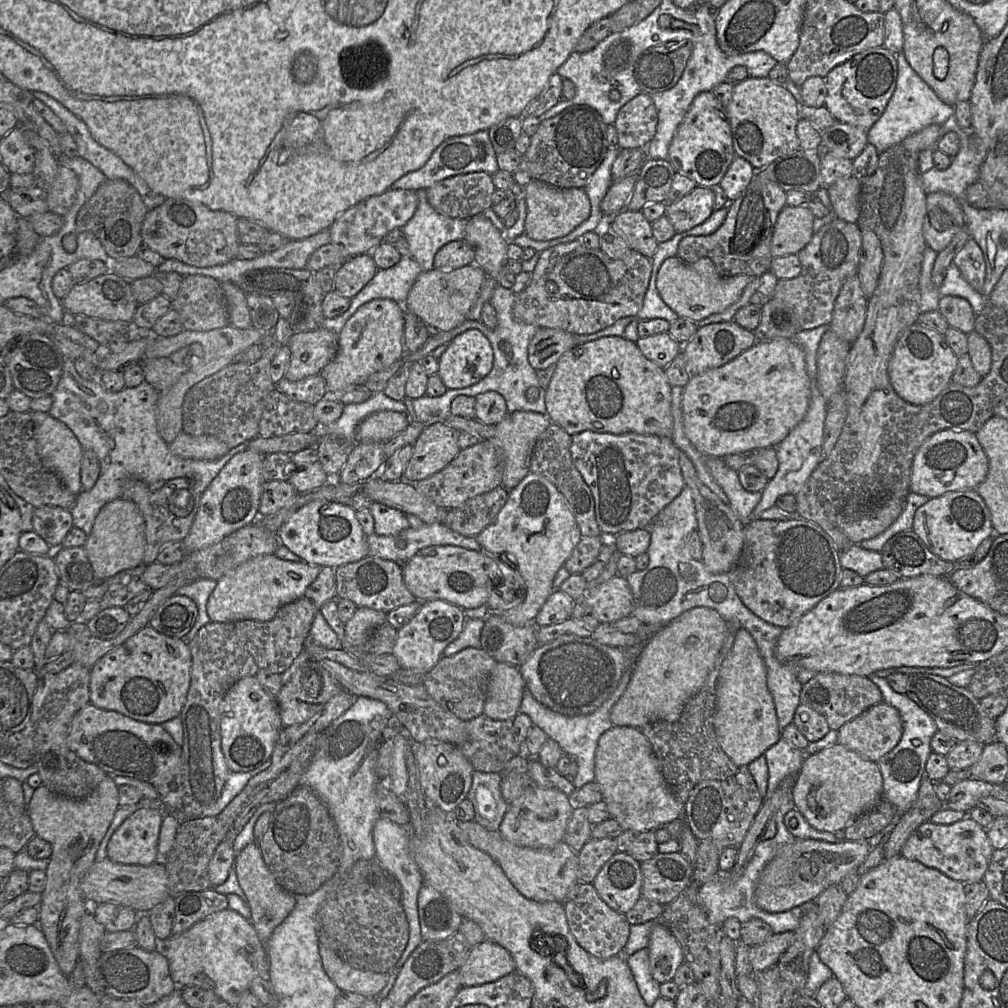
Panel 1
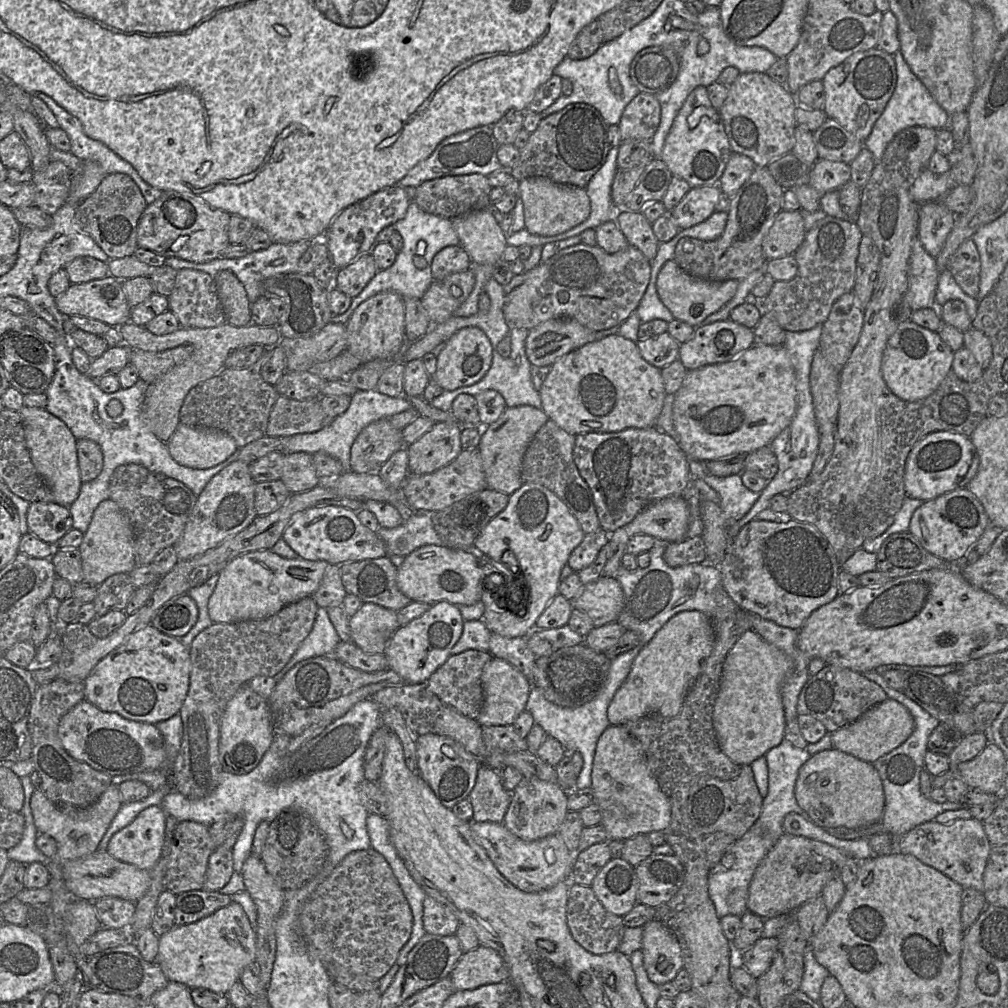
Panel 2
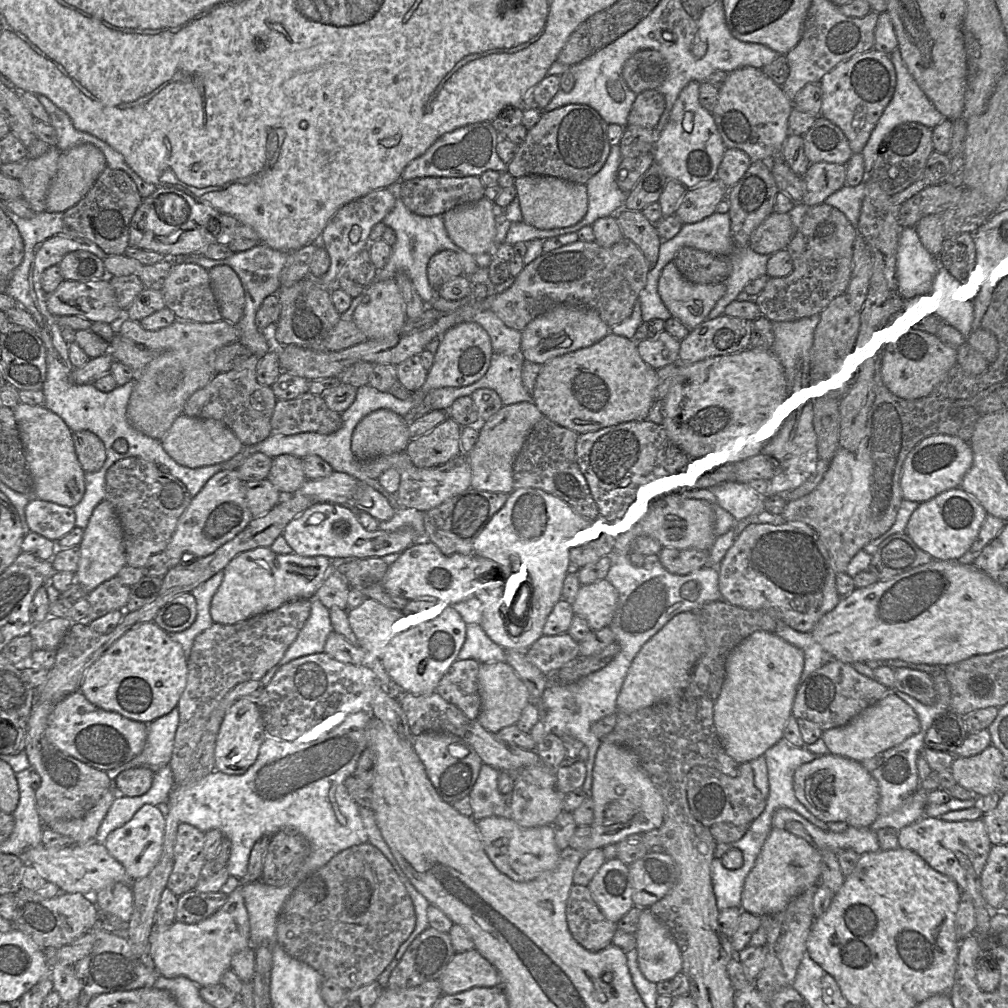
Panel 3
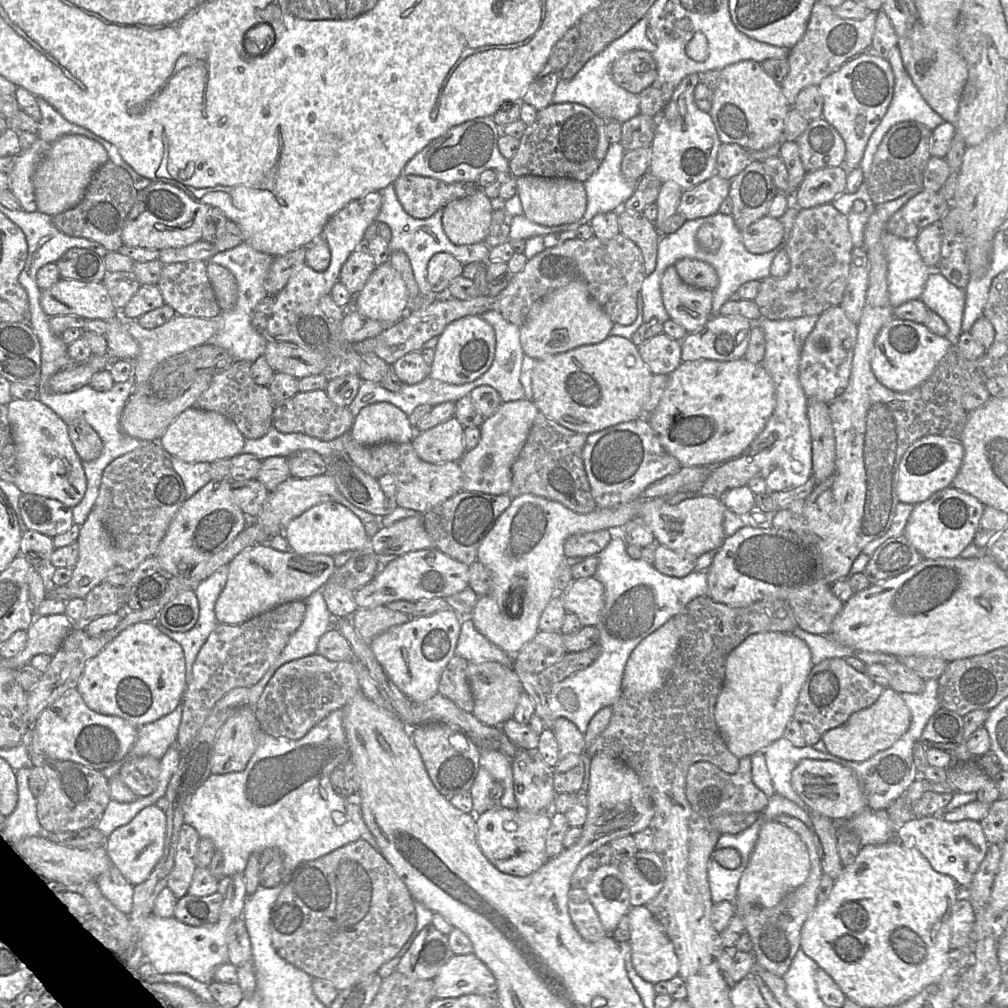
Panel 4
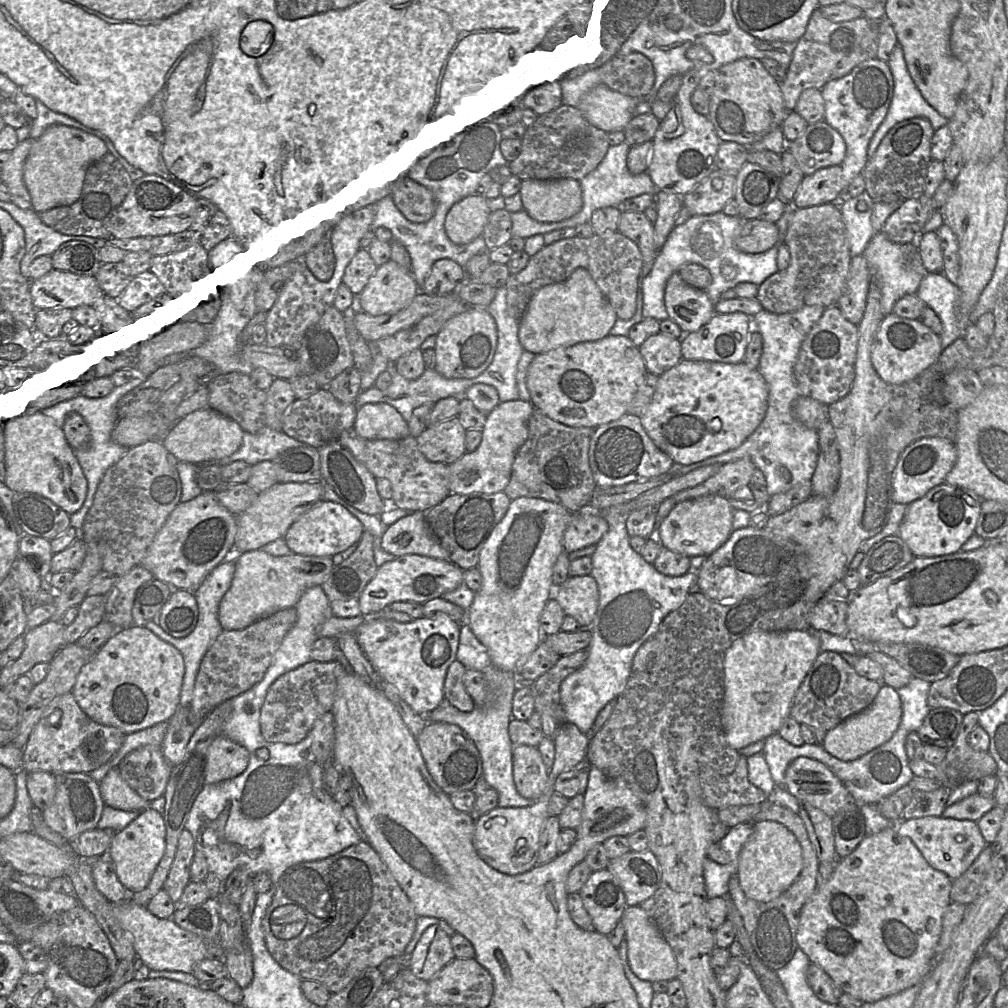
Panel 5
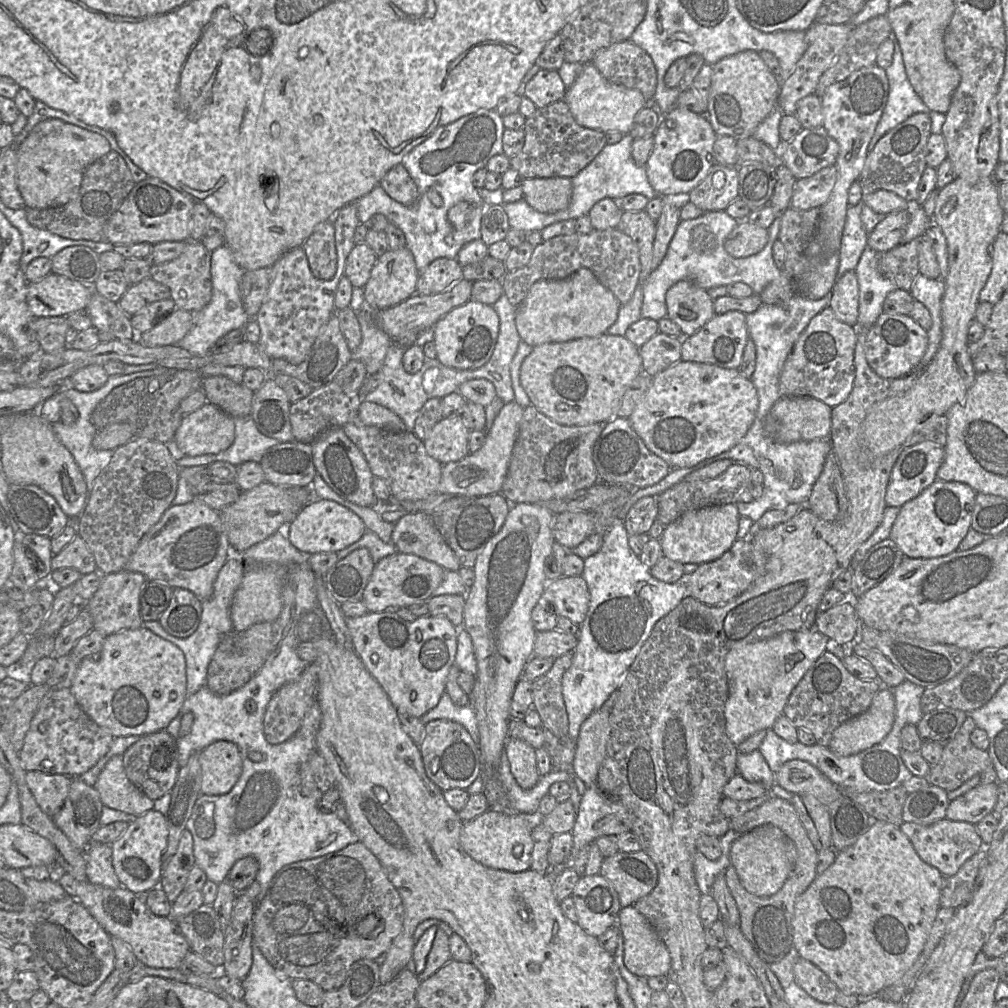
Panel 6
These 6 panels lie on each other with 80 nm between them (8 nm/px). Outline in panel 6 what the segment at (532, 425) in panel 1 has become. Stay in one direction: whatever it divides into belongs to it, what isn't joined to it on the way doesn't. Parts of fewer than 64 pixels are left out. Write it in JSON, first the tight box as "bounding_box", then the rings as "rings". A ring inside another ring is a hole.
{"bounding_box":[438,401,524,496],"rings":[[[515,401],[506,403],[488,430],[482,447],[459,461],[442,466],[438,492],[455,496],[485,496],[501,493],[510,457],[516,442],[524,408]]]}

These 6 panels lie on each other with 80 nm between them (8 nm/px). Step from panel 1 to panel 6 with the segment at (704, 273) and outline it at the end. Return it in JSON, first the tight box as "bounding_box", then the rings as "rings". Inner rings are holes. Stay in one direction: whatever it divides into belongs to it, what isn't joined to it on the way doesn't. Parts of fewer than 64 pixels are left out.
{"bounding_box":[666,280,715,336],"rings":[[[681,280],[666,292],[667,317],[675,322],[682,334],[691,336],[702,328],[715,315],[713,299],[707,291],[688,280]]]}

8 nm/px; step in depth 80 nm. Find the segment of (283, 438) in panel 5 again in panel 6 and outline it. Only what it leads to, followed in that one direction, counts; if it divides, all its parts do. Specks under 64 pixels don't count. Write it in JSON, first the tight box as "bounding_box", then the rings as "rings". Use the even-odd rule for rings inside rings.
{"bounding_box":[175,416,280,467],"rings":[[[251,416],[233,419],[235,423],[235,440],[228,449],[218,454],[184,456],[175,461],[178,467],[208,466],[216,461],[228,462],[235,466],[248,461],[260,462],[268,449],[280,444],[277,439],[262,434]]]}

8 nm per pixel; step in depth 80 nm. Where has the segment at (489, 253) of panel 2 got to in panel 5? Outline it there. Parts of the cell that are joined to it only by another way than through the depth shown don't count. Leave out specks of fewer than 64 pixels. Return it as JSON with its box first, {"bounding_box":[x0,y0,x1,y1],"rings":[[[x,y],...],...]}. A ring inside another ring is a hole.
{"bounding_box":[445,193,490,244],"rings":[[[482,193],[468,195],[455,202],[445,217],[445,231],[451,242],[467,244],[483,235],[490,214],[488,199]]]}

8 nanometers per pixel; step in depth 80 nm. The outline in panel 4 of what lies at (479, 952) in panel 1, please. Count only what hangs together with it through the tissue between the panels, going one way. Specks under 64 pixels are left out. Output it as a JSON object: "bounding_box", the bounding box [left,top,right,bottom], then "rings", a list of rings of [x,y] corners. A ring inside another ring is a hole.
{"bounding_box":[433,953,497,999],"rings":[[[475,953],[456,955],[433,979],[435,999],[468,994],[496,995],[497,981],[488,966]]]}

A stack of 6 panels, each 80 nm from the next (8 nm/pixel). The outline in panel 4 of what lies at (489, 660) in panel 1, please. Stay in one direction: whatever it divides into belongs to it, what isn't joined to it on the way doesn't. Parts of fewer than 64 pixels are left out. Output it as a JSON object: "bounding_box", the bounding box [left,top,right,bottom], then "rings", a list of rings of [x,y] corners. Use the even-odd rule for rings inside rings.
{"bounding_box":[438,657,474,713],"rings":[[[454,657],[441,673],[438,693],[452,700],[462,710],[472,713],[474,698],[466,677],[469,662],[461,657]]]}

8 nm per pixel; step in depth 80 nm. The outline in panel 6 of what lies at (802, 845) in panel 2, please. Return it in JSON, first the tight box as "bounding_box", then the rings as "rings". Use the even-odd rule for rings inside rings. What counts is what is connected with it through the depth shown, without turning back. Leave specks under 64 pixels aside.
{"bounding_box":[730,824,797,897],"rings":[[[767,824],[740,835],[731,845],[730,862],[743,887],[750,893],[769,897],[777,893],[794,869],[797,851],[794,843],[778,827]]]}

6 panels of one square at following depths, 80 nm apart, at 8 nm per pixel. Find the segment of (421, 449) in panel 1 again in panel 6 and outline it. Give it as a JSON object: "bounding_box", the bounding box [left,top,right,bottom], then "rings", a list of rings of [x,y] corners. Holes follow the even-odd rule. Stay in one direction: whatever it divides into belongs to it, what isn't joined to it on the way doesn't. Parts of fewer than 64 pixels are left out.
{"bounding_box":[423,416,471,464],"rings":[[[450,416],[438,421],[423,440],[427,453],[441,464],[459,461],[468,455],[471,430],[462,416]]]}

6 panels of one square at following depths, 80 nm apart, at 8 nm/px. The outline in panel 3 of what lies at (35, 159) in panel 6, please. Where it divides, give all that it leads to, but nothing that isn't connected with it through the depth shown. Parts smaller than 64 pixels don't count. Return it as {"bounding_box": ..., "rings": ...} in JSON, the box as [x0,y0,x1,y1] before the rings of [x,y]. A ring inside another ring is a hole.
{"bounding_box":[46,144,106,213],"rings":[[[81,144],[63,151],[59,156],[56,175],[47,192],[46,212],[64,213],[75,206],[88,193],[106,166],[105,155],[92,144]]]}

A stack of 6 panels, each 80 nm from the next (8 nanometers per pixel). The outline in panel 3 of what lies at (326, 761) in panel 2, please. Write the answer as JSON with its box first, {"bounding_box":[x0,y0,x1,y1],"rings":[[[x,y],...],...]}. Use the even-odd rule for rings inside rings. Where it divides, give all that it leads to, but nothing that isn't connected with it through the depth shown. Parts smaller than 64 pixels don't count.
{"bounding_box":[95,708,372,881],"rings":[[[363,708],[342,714],[305,738],[292,742],[267,736],[256,761],[241,775],[214,770],[192,785],[174,788],[172,769],[166,765],[155,772],[154,784],[146,794],[116,797],[95,839],[104,844],[108,834],[128,822],[142,806],[167,801],[168,812],[176,806],[179,822],[191,824],[204,833],[218,829],[230,840],[226,868],[229,875],[238,879],[245,878],[252,846],[259,839],[269,838],[282,829],[297,831],[310,846],[309,855],[295,874],[303,881],[339,852],[368,842],[359,805],[350,797],[344,781],[353,775],[367,746],[366,727],[372,718],[369,709]]]}

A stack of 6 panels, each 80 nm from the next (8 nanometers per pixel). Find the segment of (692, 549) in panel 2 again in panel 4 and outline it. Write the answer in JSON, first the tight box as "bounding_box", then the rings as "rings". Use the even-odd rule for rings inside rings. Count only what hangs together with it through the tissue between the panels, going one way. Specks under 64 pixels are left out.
{"bounding_box":[653,545,697,577],"rings":[[[656,545],[653,565],[664,575],[684,577],[695,570],[697,557],[690,553],[671,550],[663,545]]]}

